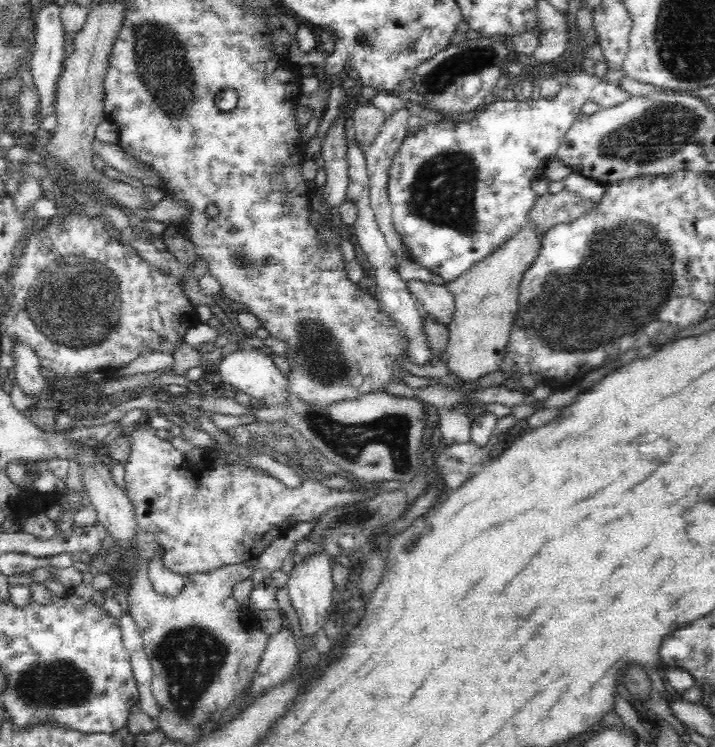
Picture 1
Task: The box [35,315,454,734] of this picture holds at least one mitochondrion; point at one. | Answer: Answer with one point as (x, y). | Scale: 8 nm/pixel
(192, 658)

